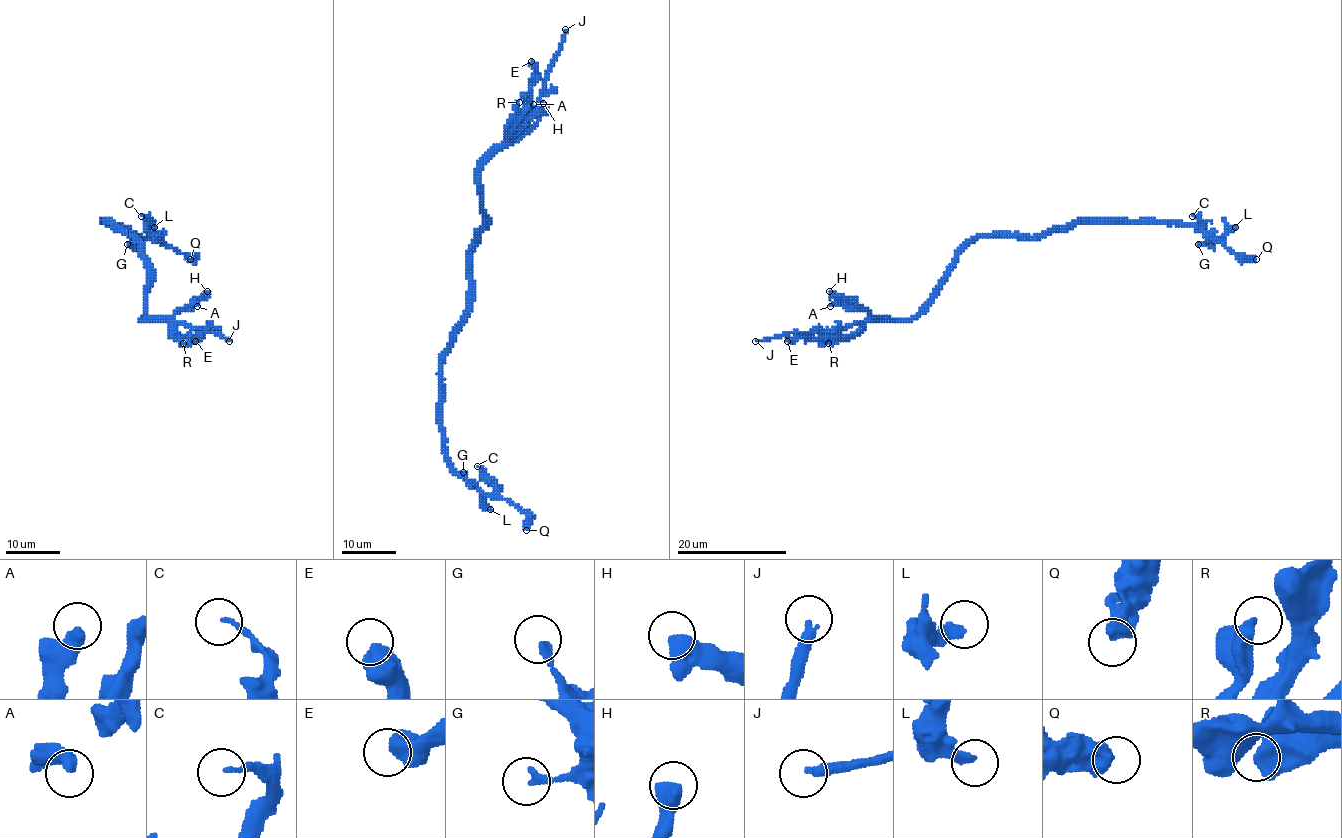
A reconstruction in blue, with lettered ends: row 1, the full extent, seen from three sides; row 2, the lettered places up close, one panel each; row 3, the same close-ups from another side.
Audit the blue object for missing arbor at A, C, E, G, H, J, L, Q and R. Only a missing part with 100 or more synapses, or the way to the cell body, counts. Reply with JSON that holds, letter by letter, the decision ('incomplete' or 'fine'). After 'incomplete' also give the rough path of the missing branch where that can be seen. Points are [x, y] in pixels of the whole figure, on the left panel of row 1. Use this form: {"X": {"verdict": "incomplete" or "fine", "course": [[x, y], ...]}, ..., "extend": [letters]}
{"A": {"verdict": "fine"}, "C": {"verdict": "fine"}, "E": {"verdict": "fine"}, "G": {"verdict": "fine"}, "H": {"verdict": "fine"}, "J": {"verdict": "incomplete"}, "L": {"verdict": "fine"}, "Q": {"verdict": "fine"}, "R": {"verdict": "fine"}, "extend": ["J"]}

